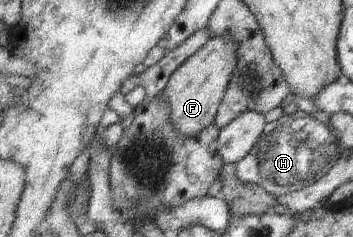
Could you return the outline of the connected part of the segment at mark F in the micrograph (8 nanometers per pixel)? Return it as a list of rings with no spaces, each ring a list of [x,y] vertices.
[[[211,34],[206,44],[178,65],[160,96],[170,104],[170,120],[182,138],[192,138],[213,123],[224,90],[227,90],[228,80],[231,80],[232,70],[237,64],[236,44],[230,38]]]

